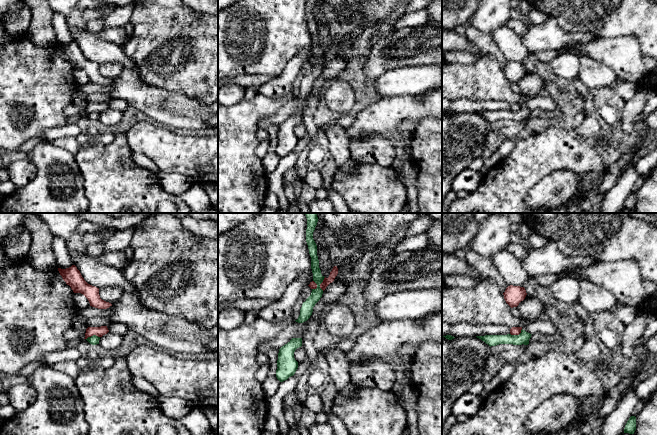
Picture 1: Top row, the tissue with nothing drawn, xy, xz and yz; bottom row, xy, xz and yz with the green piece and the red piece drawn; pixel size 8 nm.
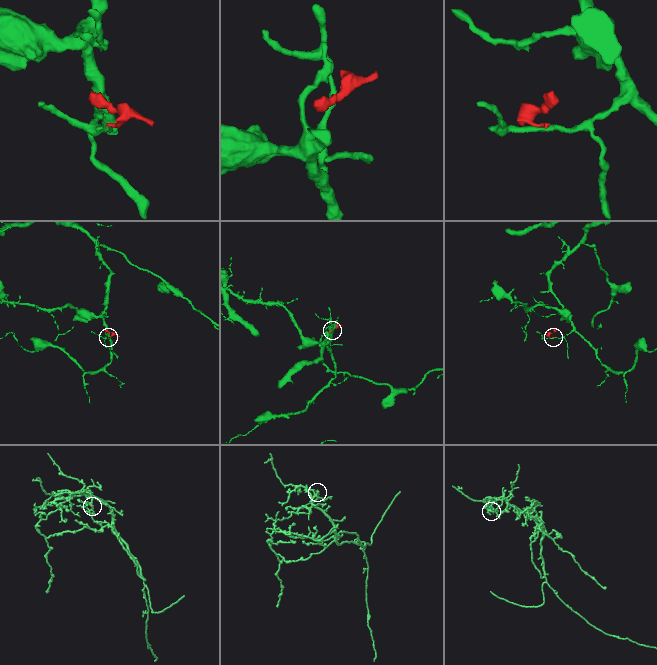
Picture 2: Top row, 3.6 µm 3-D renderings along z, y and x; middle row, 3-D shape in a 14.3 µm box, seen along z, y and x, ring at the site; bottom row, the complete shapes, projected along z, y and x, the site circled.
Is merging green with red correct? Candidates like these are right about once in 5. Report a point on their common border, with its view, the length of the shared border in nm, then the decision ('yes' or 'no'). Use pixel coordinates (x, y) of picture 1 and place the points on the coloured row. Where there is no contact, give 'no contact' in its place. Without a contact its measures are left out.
contact yz (516, 335); length 110 nm; no

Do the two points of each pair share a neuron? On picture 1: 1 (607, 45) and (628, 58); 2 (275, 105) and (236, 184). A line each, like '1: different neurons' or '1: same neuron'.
1: same neuron
2: same neuron

